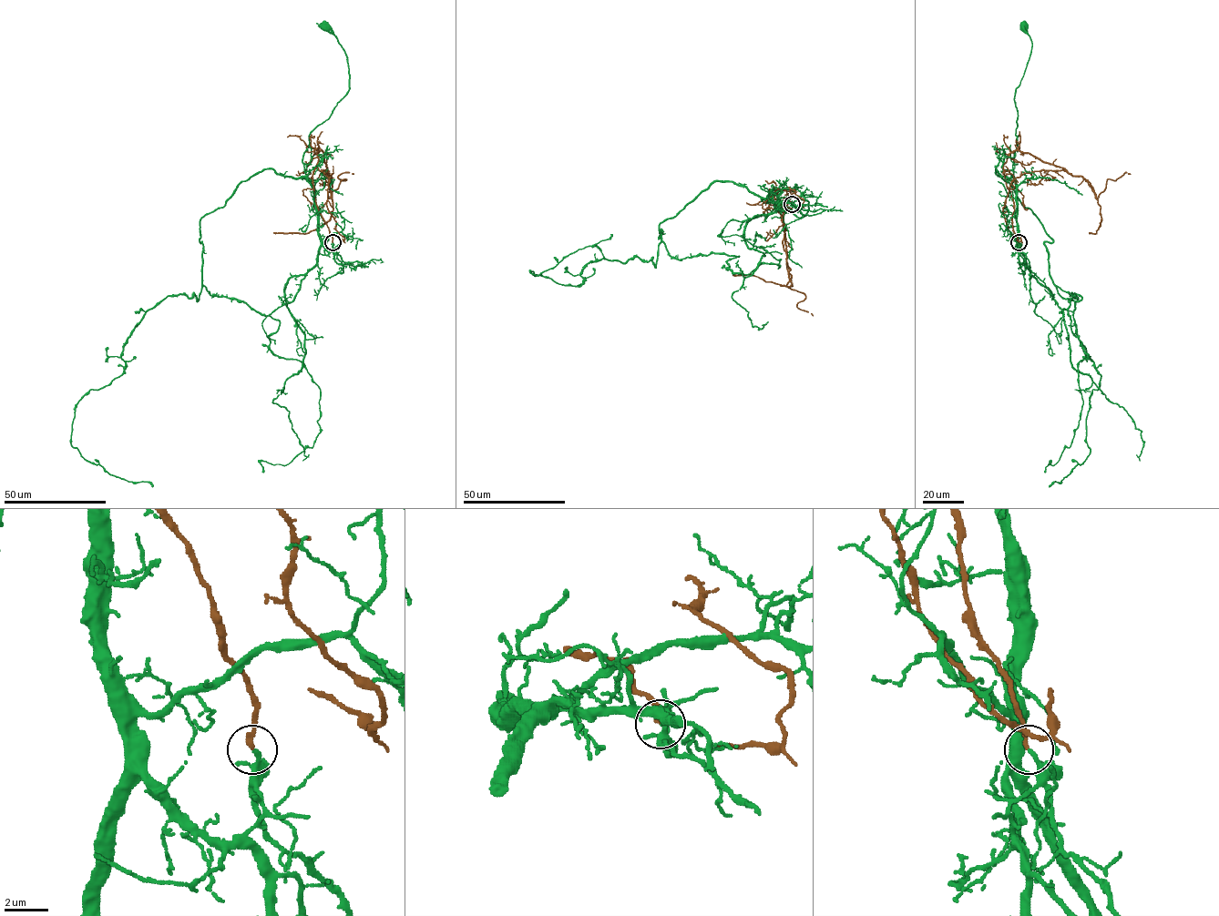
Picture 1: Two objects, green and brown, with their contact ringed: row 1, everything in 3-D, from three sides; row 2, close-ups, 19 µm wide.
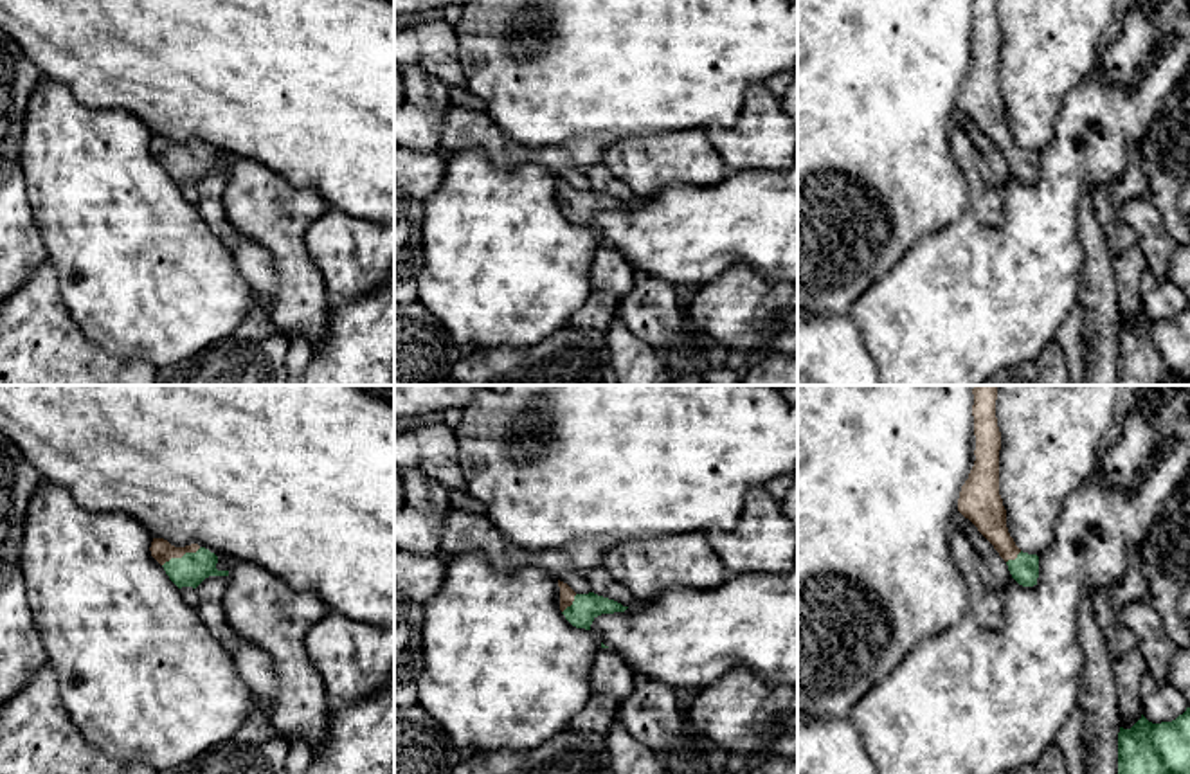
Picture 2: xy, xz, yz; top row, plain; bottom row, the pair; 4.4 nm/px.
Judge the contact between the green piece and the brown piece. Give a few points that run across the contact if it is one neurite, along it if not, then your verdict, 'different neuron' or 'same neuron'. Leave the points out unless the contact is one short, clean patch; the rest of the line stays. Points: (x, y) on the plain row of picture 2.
different neuron

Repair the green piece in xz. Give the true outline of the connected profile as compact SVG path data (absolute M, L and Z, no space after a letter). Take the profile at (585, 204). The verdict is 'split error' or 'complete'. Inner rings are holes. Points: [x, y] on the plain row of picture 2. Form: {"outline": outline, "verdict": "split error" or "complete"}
{"outline": "M589 189L576 191L572 202L567 203L562 211L572 223L590 227L590 221L598 212L625 209L627 205L628 203L623 203L614 196Z", "verdict": "complete"}

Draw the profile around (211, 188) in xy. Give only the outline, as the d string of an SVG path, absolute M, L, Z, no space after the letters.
M209 173L198 184L198 212L207 221L218 239L230 250L236 241L236 230L229 223L223 209L223 191L227 173Z

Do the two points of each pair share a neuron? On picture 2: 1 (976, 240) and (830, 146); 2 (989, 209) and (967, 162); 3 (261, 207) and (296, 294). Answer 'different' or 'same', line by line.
1: different
2: same
3: same

